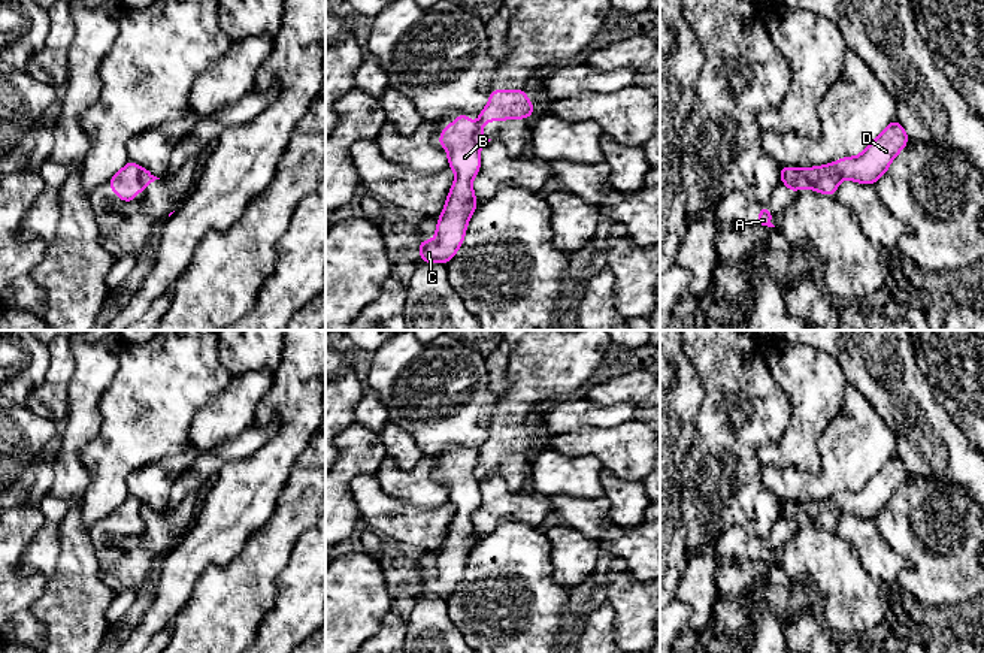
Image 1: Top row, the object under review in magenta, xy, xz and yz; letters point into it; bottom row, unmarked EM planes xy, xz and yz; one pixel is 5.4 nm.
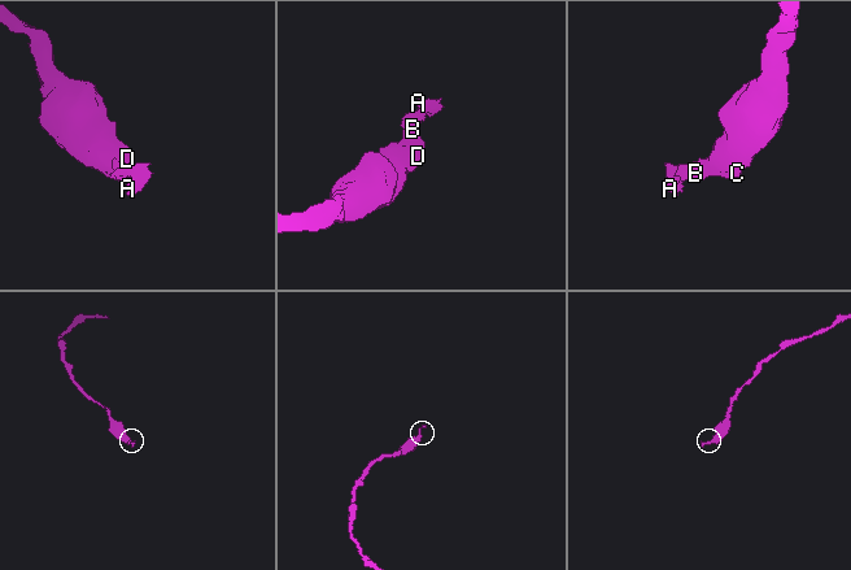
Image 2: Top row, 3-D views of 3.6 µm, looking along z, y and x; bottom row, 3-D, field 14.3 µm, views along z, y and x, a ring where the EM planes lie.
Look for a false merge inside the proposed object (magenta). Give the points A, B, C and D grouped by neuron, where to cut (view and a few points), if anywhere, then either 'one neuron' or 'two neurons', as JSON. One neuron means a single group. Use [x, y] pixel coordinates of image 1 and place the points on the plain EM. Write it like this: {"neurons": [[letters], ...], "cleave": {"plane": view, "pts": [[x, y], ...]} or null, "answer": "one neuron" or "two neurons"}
{"neurons": [["A"], ["B", "C", "D"]], "cleave": {"plane": "xz", "pts": [[475, 457], [474, 477], [478, 483]]}, "answer": "two neurons"}

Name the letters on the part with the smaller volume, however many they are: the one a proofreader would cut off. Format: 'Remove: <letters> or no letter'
Remove: A

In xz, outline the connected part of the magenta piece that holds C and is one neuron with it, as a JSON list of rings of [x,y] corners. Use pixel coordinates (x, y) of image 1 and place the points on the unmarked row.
[[[458,445],[458,456],[448,457],[439,469],[437,478],[448,486],[448,501],[455,507],[455,516],[437,554],[436,572],[420,574],[423,598],[446,599],[461,581],[470,550],[478,542],[472,523],[472,516],[481,504],[479,483],[473,475],[476,463],[476,457],[467,456],[467,447]]]

